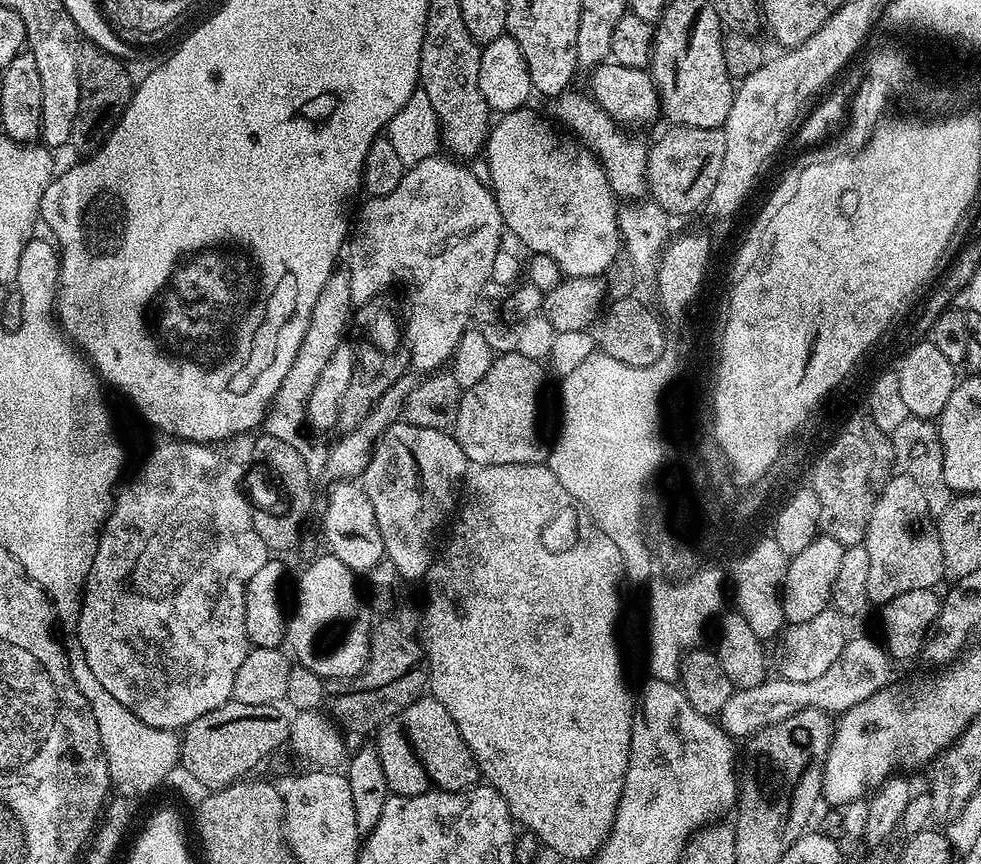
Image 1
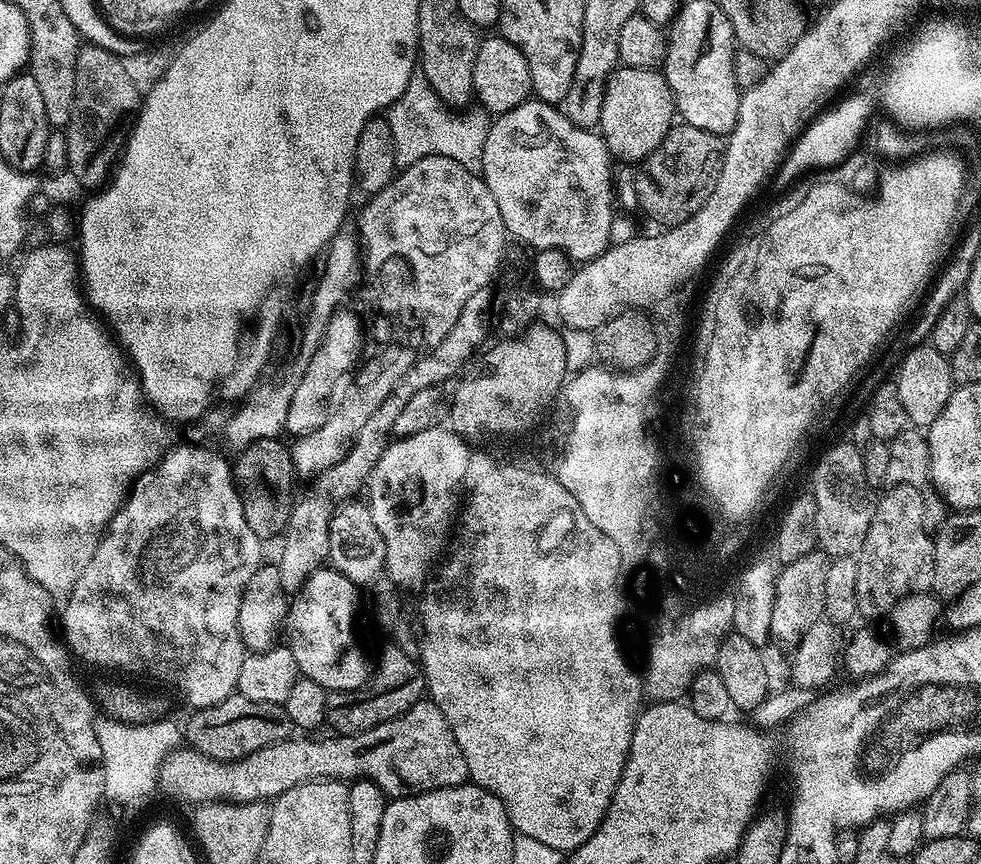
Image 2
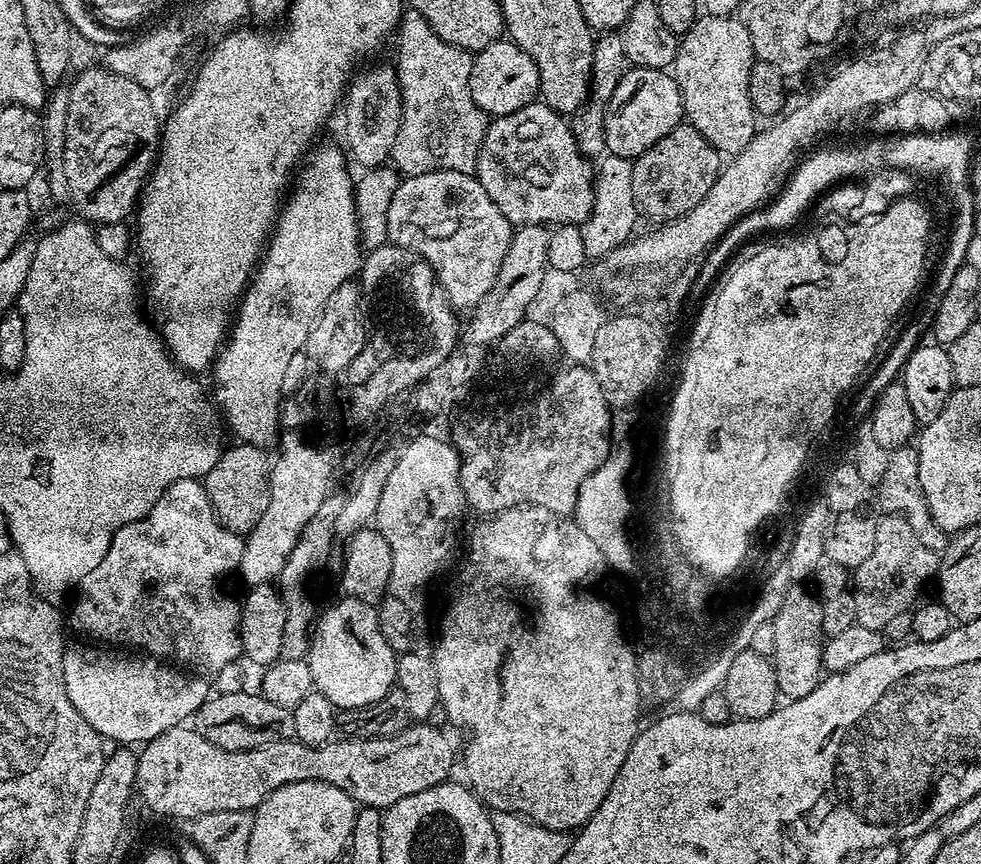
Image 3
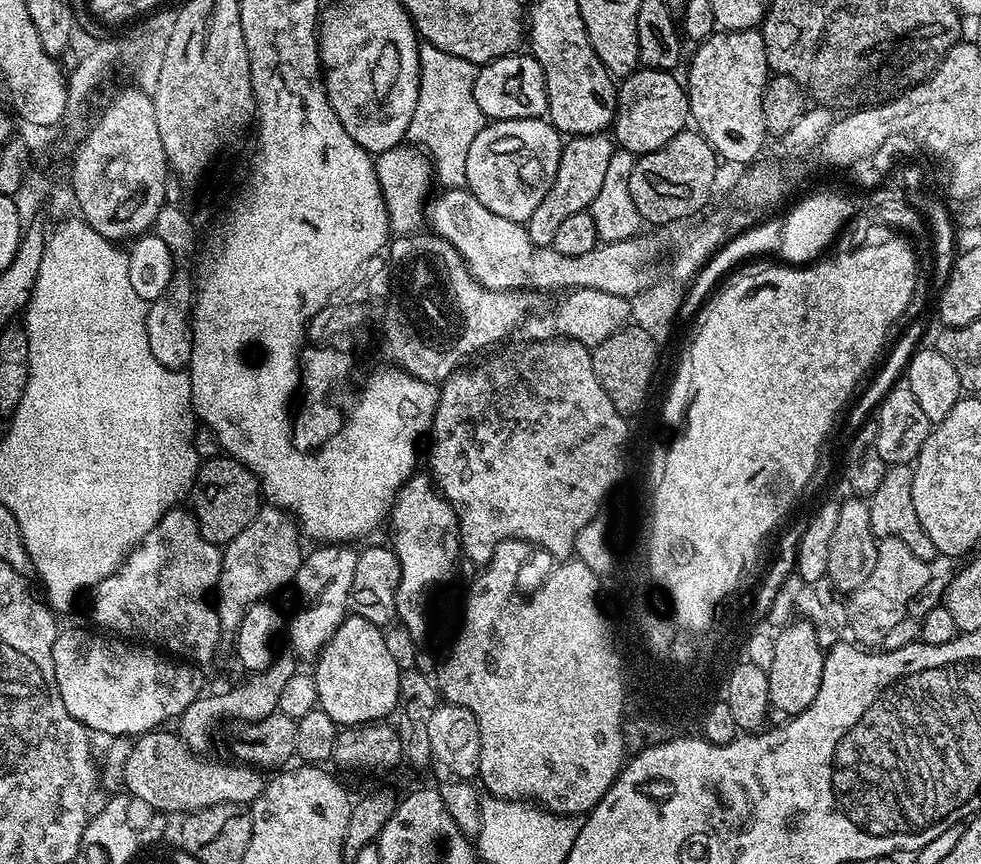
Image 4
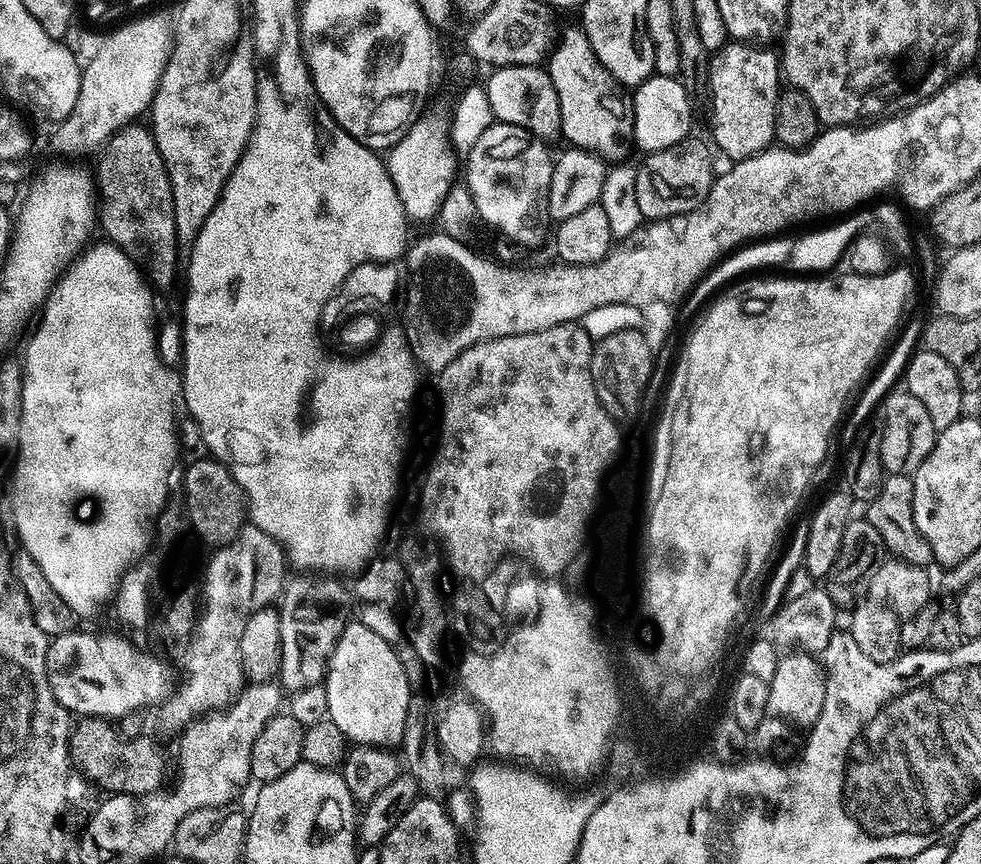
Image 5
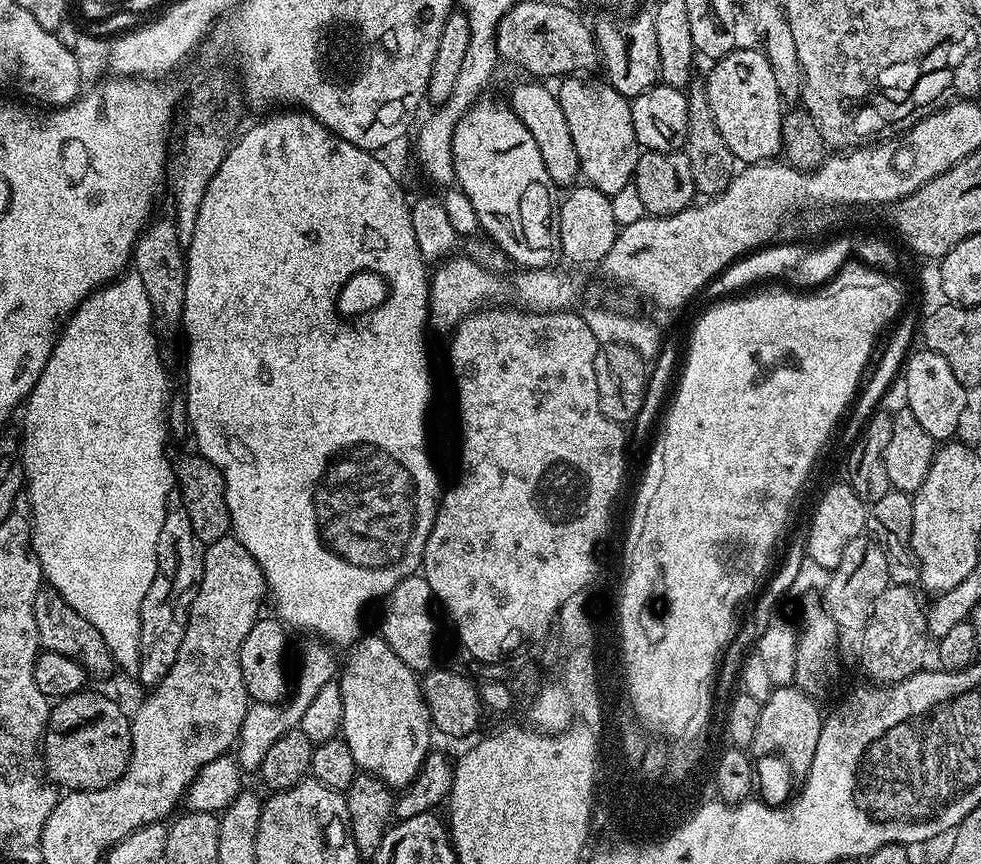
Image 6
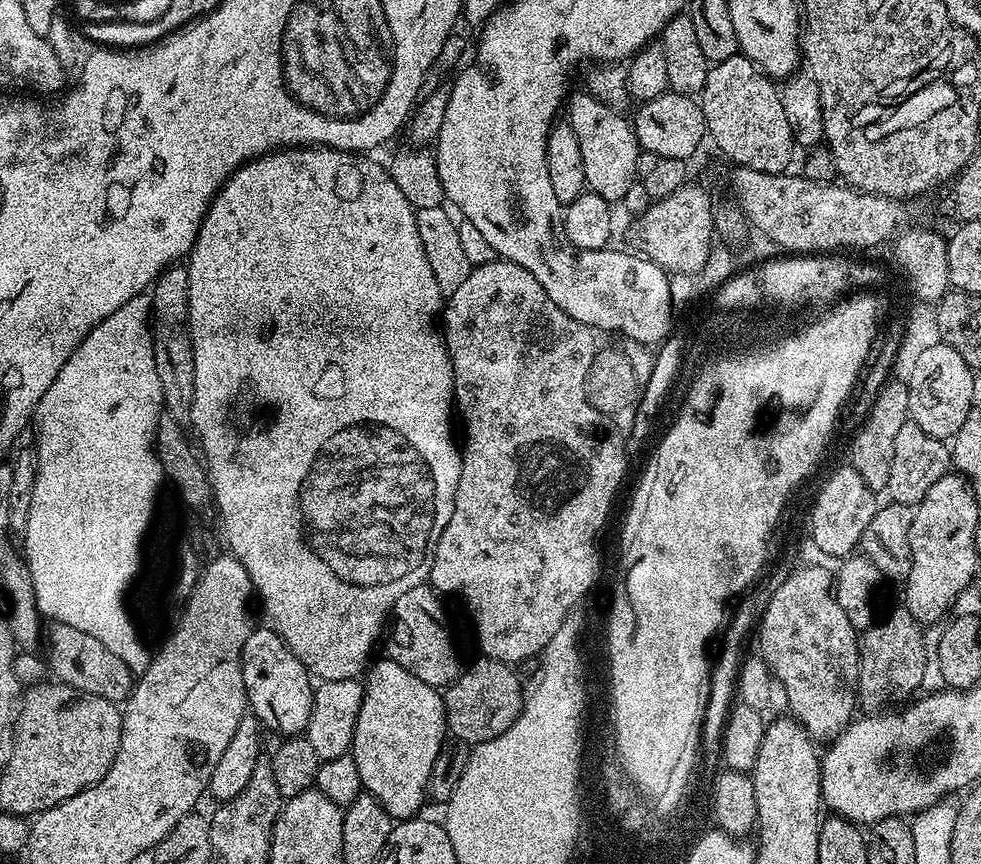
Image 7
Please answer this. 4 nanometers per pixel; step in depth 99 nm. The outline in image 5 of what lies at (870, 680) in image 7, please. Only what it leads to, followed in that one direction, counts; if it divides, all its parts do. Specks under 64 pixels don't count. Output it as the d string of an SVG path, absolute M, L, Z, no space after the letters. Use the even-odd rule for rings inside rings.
M895 558L885 559L874 574L866 594L851 613L850 631L854 642L858 642L858 650L862 650L866 658L874 658L874 662L888 664L895 660L902 652L900 639L904 636L904 623L915 621L933 596L924 566L907 564Z

